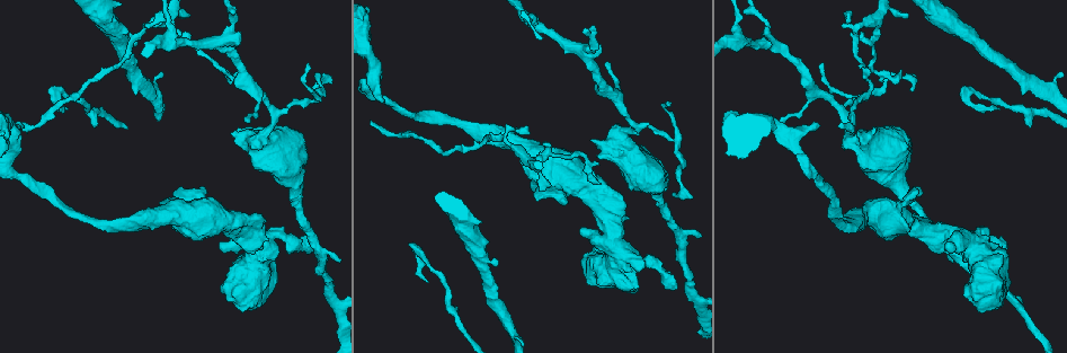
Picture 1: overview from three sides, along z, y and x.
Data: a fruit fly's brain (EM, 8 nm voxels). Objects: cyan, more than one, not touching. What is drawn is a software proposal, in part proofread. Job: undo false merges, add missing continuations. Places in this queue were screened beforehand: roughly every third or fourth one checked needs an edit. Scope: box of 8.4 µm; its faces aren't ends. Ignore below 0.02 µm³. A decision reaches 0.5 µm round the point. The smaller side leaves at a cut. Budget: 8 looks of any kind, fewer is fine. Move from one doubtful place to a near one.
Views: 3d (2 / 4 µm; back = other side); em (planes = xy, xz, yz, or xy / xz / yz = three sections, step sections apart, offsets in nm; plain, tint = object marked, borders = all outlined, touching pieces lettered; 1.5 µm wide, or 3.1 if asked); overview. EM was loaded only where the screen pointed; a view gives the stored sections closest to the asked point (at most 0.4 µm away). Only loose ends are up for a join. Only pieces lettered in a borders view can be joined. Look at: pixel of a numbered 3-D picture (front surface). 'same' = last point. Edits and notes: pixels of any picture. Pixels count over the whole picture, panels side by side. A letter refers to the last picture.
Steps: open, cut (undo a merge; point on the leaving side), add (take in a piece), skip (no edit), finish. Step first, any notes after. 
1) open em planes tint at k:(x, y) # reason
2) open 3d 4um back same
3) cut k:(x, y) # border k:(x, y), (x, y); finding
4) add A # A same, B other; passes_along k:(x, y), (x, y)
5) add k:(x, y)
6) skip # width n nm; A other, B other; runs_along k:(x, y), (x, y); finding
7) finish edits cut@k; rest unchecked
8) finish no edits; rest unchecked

open em xy step 4 borders at 1:(204, 188) # an open end

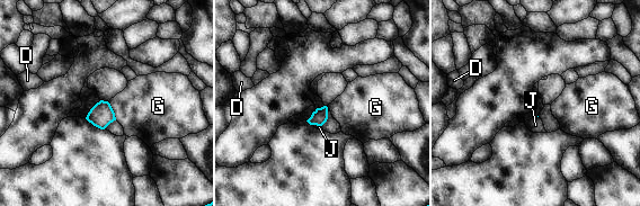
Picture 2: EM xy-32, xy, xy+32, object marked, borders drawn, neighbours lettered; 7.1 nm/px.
skip # D other, G other, J other; border 2:(107, 101), (116, 119); no lettered piece goes on from it

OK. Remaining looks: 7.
open em xy step 4 borders at 1:(1003, 240) # free end

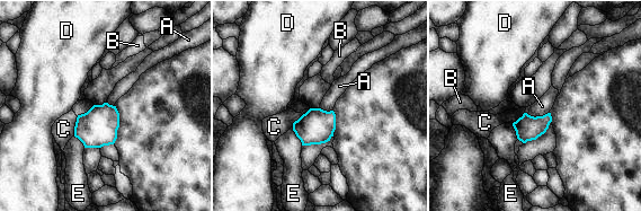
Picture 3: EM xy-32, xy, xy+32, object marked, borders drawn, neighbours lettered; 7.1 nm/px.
skip # longest_contact A 180 nm; A other, B other, C other, D other, E other; border 3:(525, 112), (534, 116), (549, 113); none of them fits

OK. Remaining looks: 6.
open 3d 2um at 1:(598, 183) # thin end

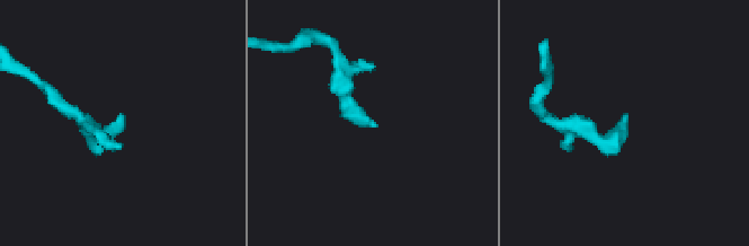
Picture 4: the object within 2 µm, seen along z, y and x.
open em planes borders at 4:(374, 127)

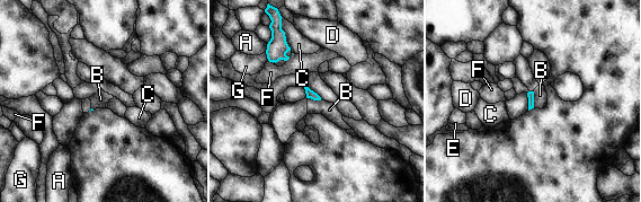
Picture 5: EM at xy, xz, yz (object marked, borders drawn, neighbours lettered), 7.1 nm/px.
skip # A other, B other, C other, D other, E other, F other, G other; border 5:(533, 91), (534, 107); no lettered piece goes on from it

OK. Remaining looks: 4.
finish no edits; rest unchecked

